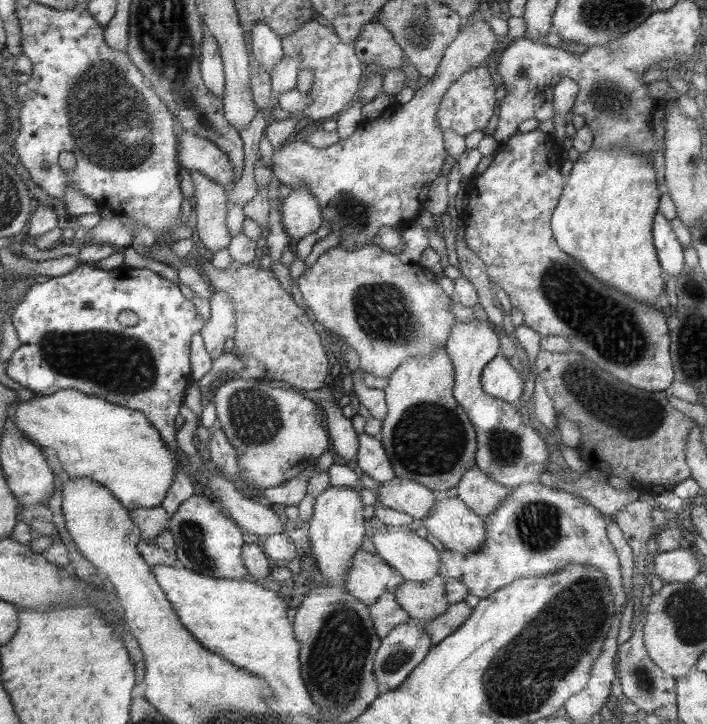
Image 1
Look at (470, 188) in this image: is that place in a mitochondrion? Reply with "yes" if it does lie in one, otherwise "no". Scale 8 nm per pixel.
no

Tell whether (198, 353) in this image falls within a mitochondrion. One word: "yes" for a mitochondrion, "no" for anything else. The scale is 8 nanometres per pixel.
no

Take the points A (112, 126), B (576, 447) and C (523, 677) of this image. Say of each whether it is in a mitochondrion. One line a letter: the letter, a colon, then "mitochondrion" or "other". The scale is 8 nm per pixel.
A: mitochondrion
B: other
C: mitochondrion

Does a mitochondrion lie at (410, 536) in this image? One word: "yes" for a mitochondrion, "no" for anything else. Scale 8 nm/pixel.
no

